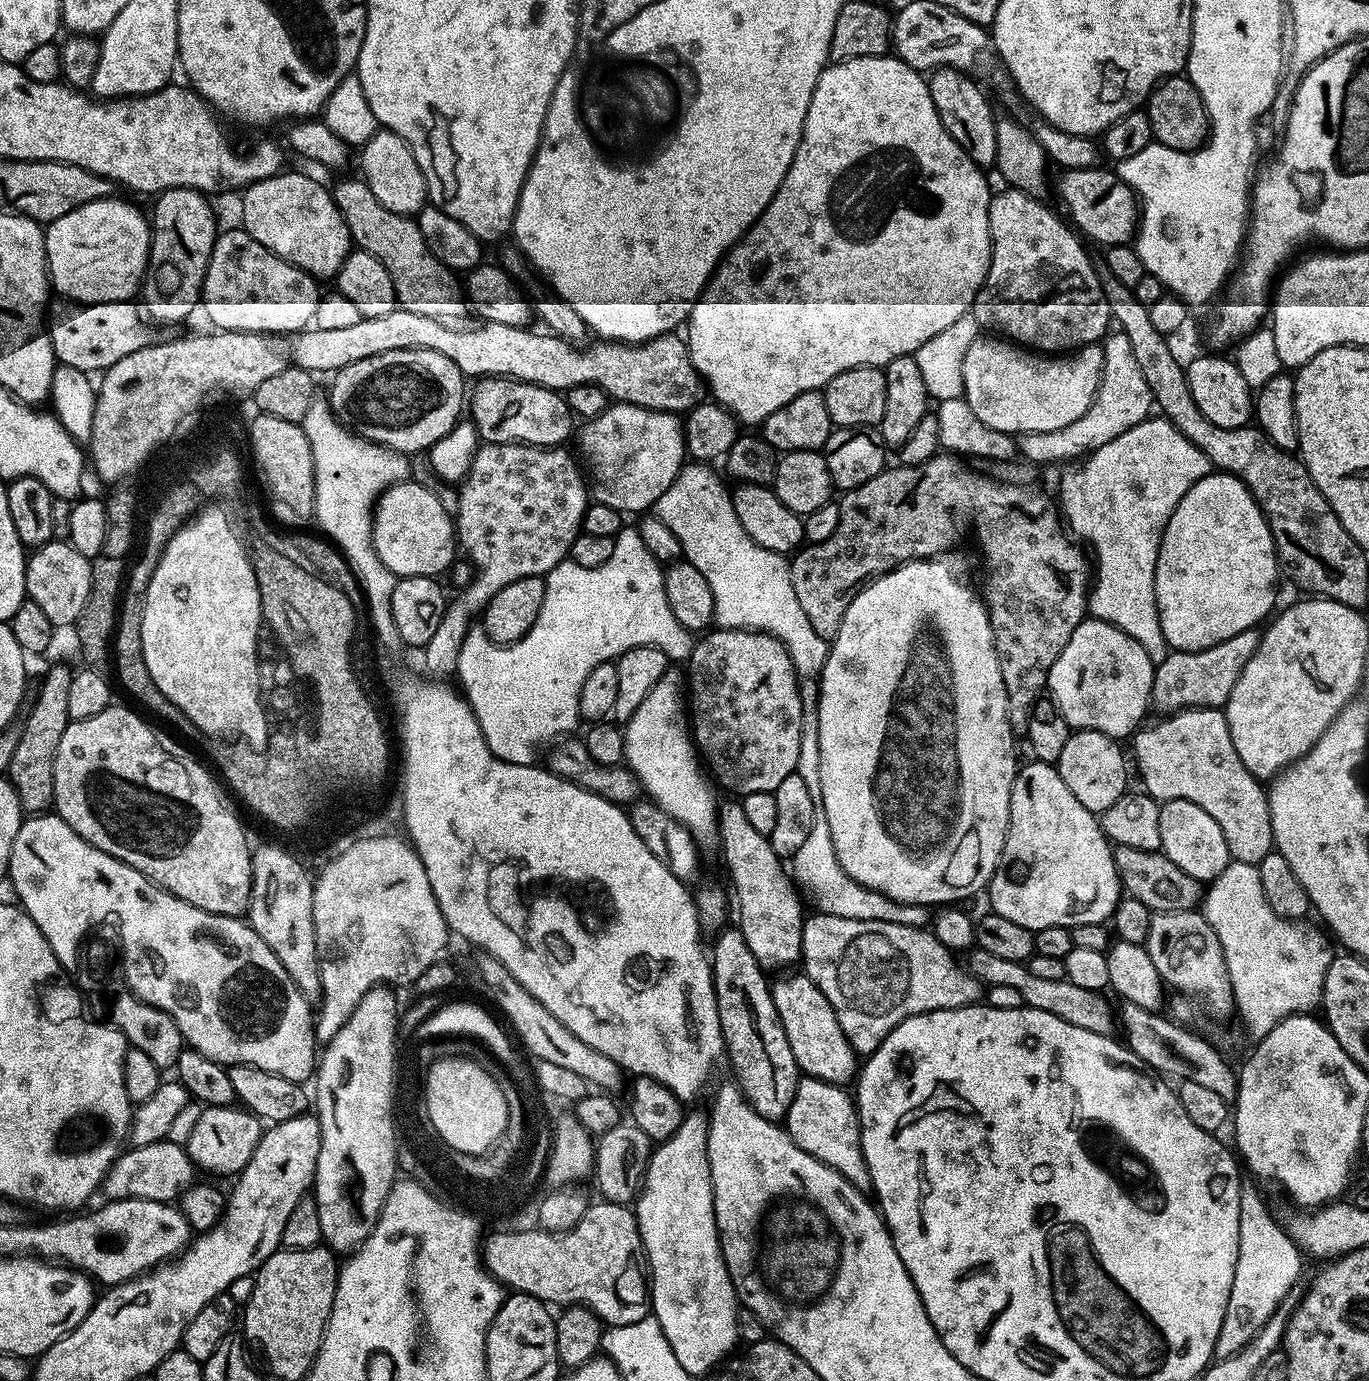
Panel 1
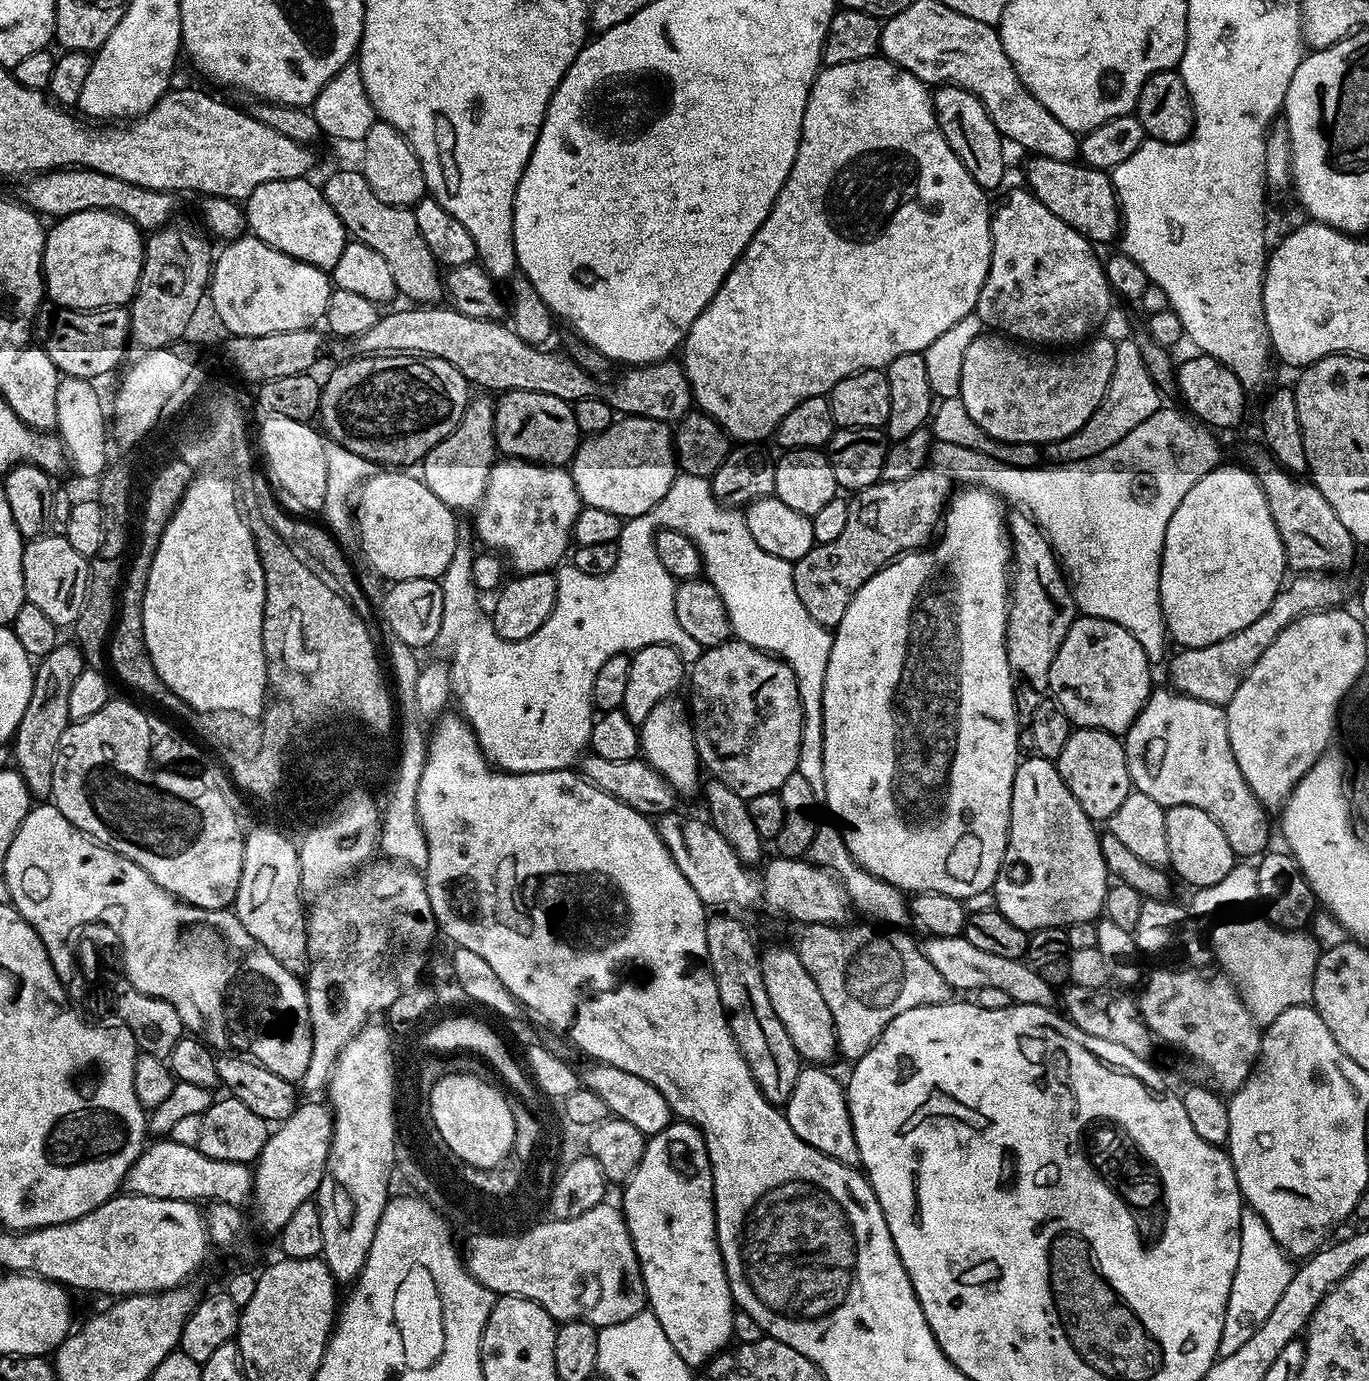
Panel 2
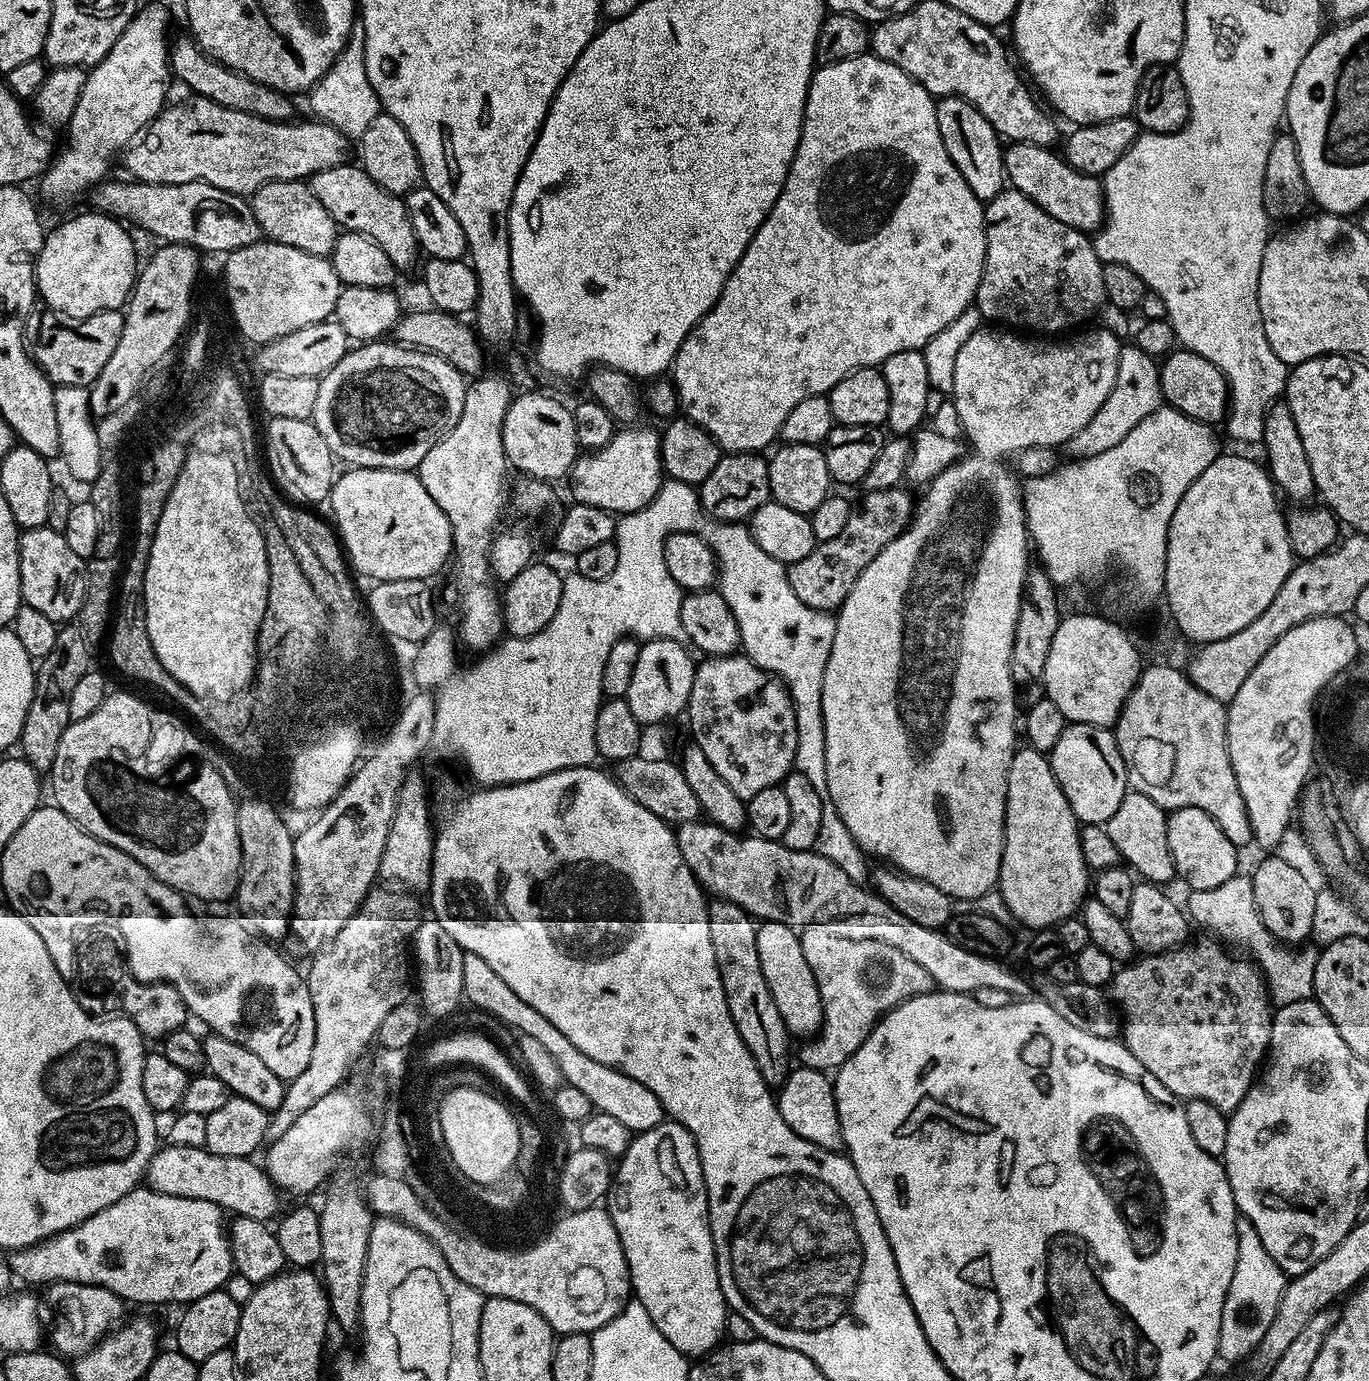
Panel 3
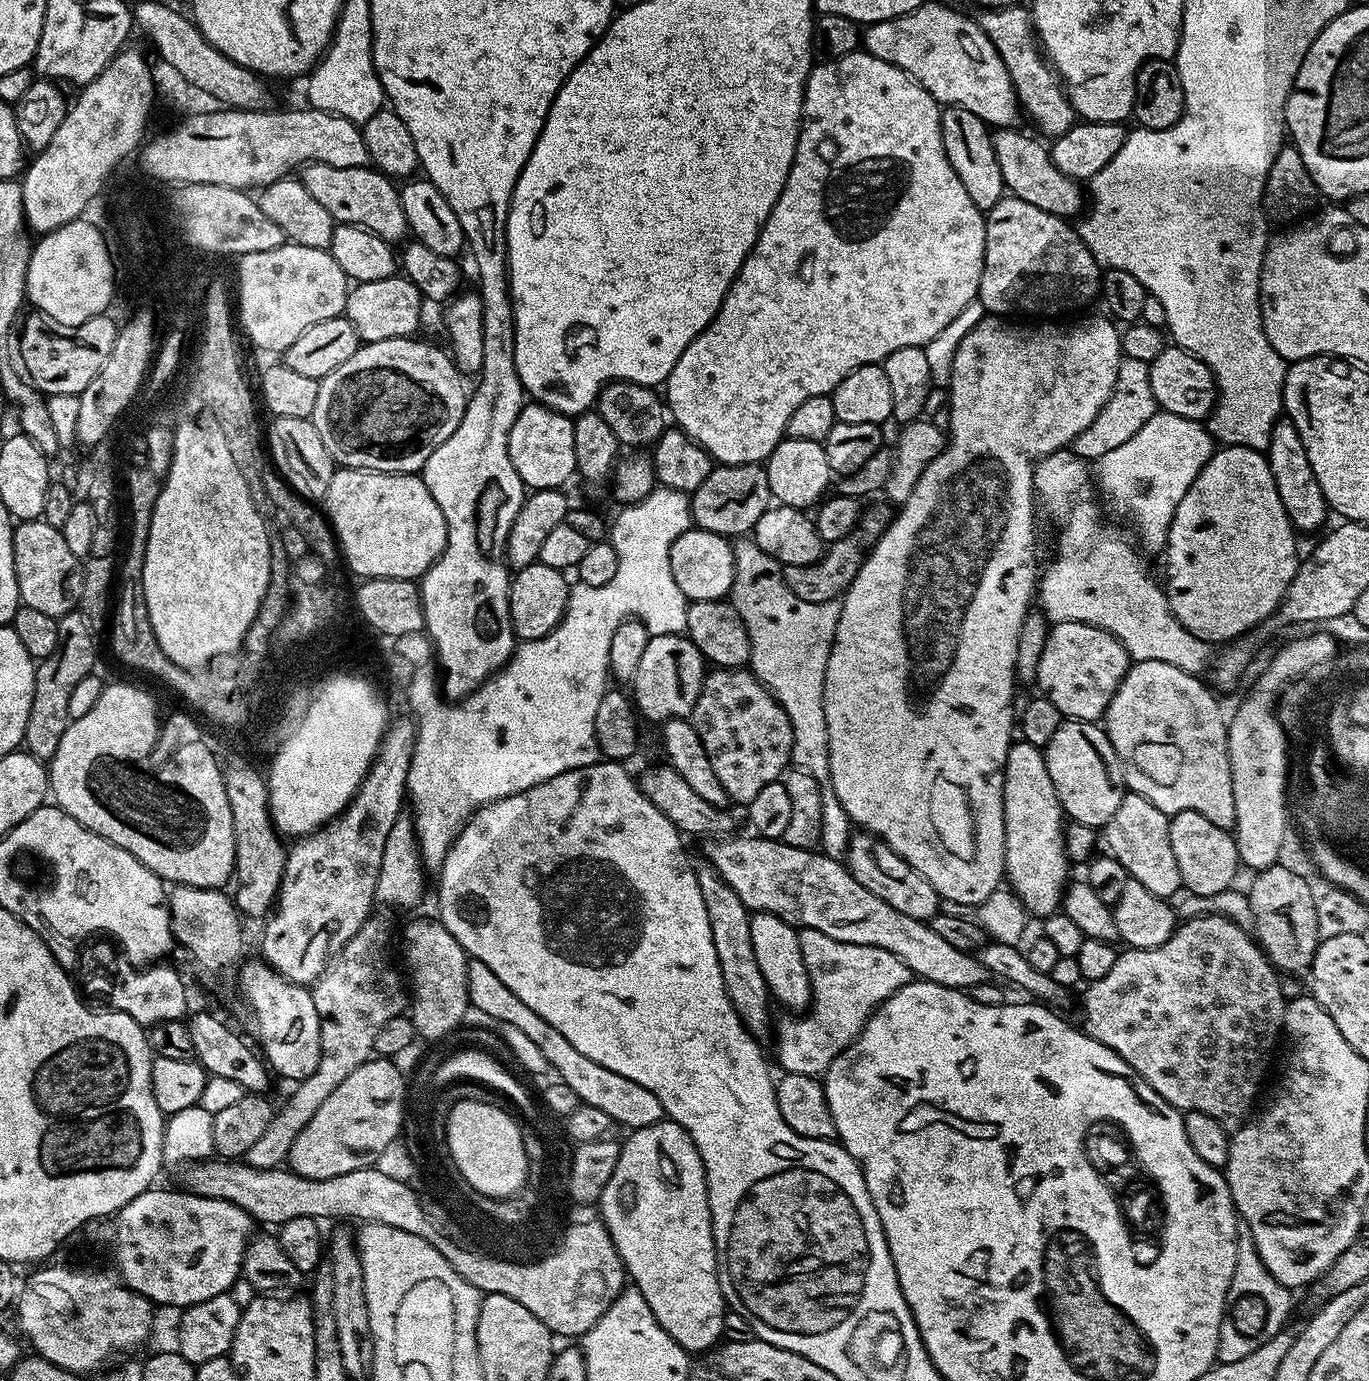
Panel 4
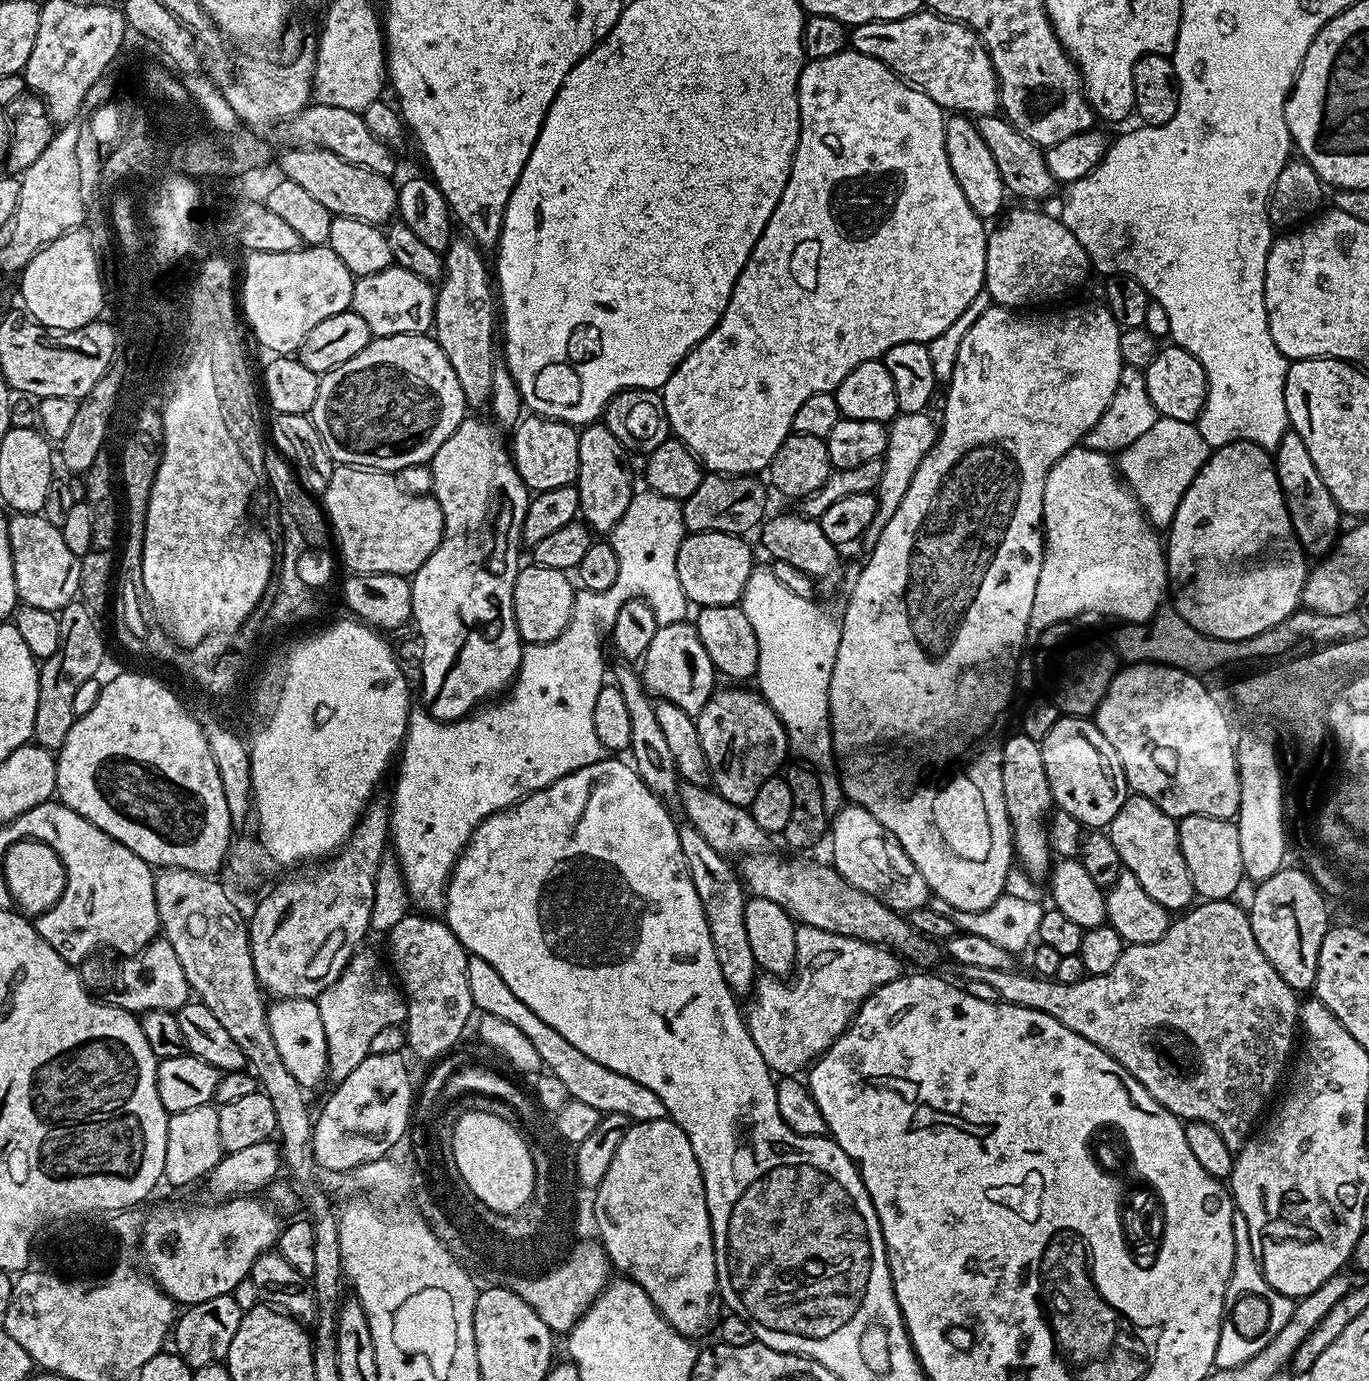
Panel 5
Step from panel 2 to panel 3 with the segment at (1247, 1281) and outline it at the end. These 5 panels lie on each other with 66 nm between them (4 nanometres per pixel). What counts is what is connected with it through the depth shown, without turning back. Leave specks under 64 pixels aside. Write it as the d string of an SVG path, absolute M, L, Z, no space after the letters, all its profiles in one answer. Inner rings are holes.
M1243 1218L1237 1219L1236 1237L1238 1238L1238 1262L1234 1266L1234 1278L1230 1282L1230 1290L1226 1294L1226 1302L1222 1306L1222 1326L1220 1327L1219 1359L1240 1360L1251 1357L1258 1342L1270 1330L1270 1322L1274 1322L1274 1314L1278 1310L1278 1302L1284 1293L1286 1277L1284 1272L1266 1254L1266 1246L1262 1246L1262 1238L1258 1238L1258 1230Z

